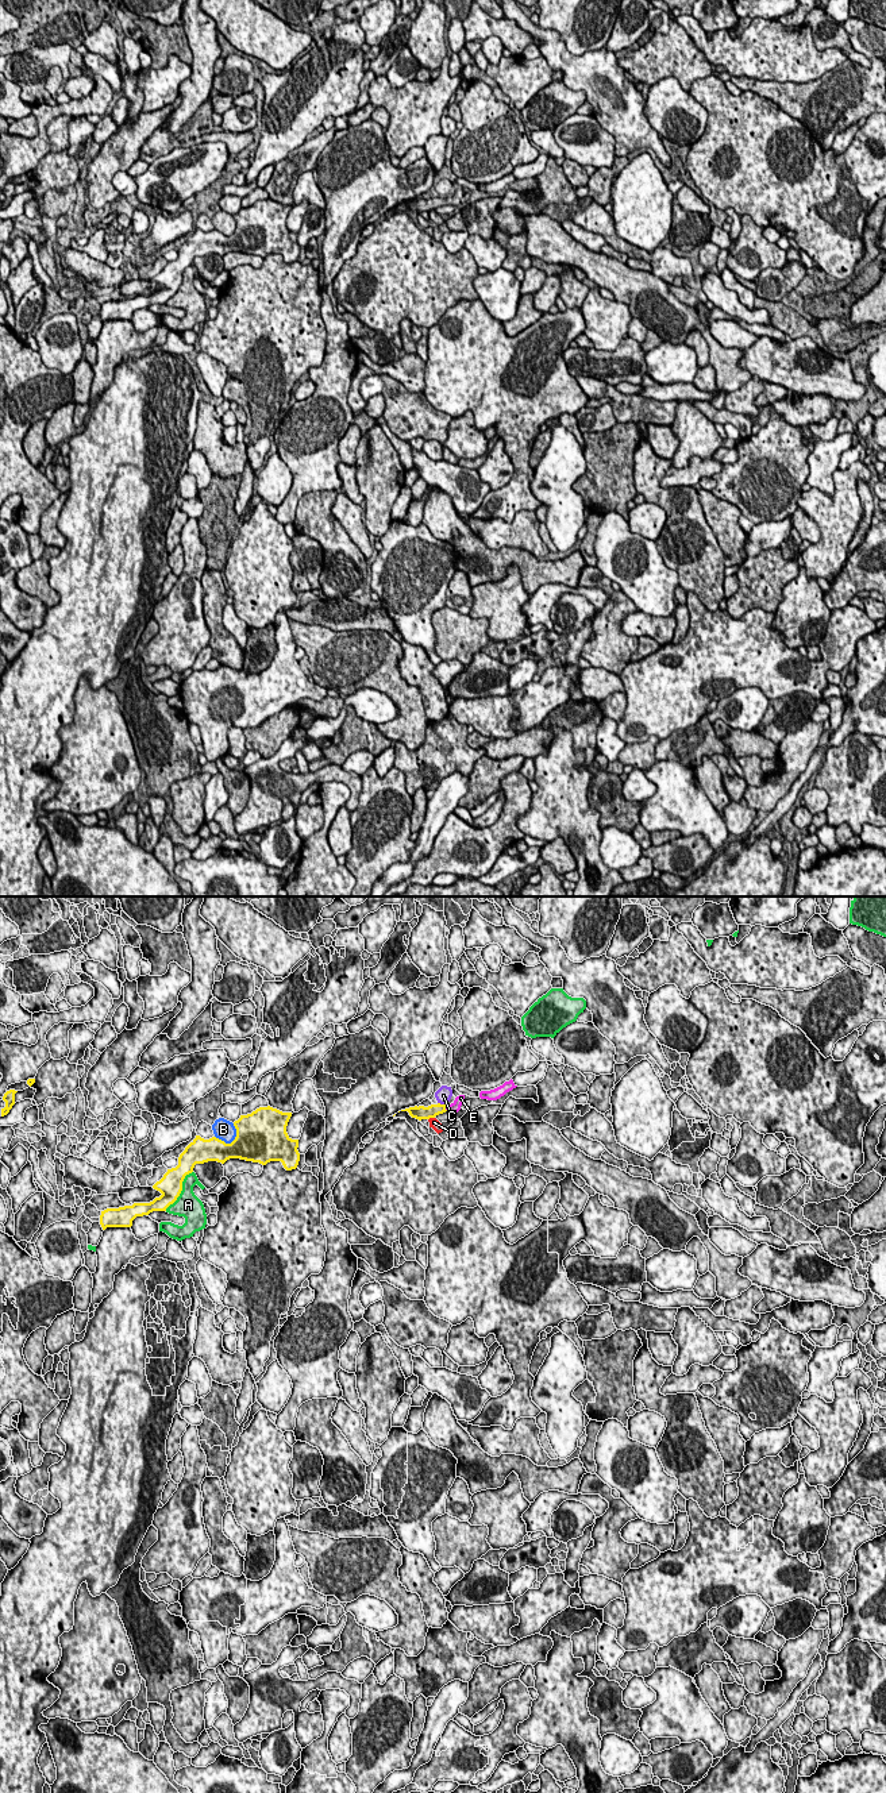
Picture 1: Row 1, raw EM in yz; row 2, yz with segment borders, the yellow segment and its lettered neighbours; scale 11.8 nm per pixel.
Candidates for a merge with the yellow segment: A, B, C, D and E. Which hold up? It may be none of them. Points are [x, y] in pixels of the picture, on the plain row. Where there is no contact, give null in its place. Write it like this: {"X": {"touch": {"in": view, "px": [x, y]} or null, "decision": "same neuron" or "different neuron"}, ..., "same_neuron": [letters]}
{"A": {"touch": {"in": "yz", "px": [181, 282]}, "decision": "different neuron"}, "B": {"touch": {"in": "yz", "px": [232, 234]}, "decision": "different neuron"}, "C": {"touch": {"in": "yz", "px": [442, 197]}, "decision": "different neuron"}, "D": {"touch": {"in": "yz", "px": [431, 209]}, "decision": "different neuron"}, "E": {"touch": {"in": "yz", "px": [445, 200]}, "decision": "same neuron"}, "same_neuron": ["E"]}

